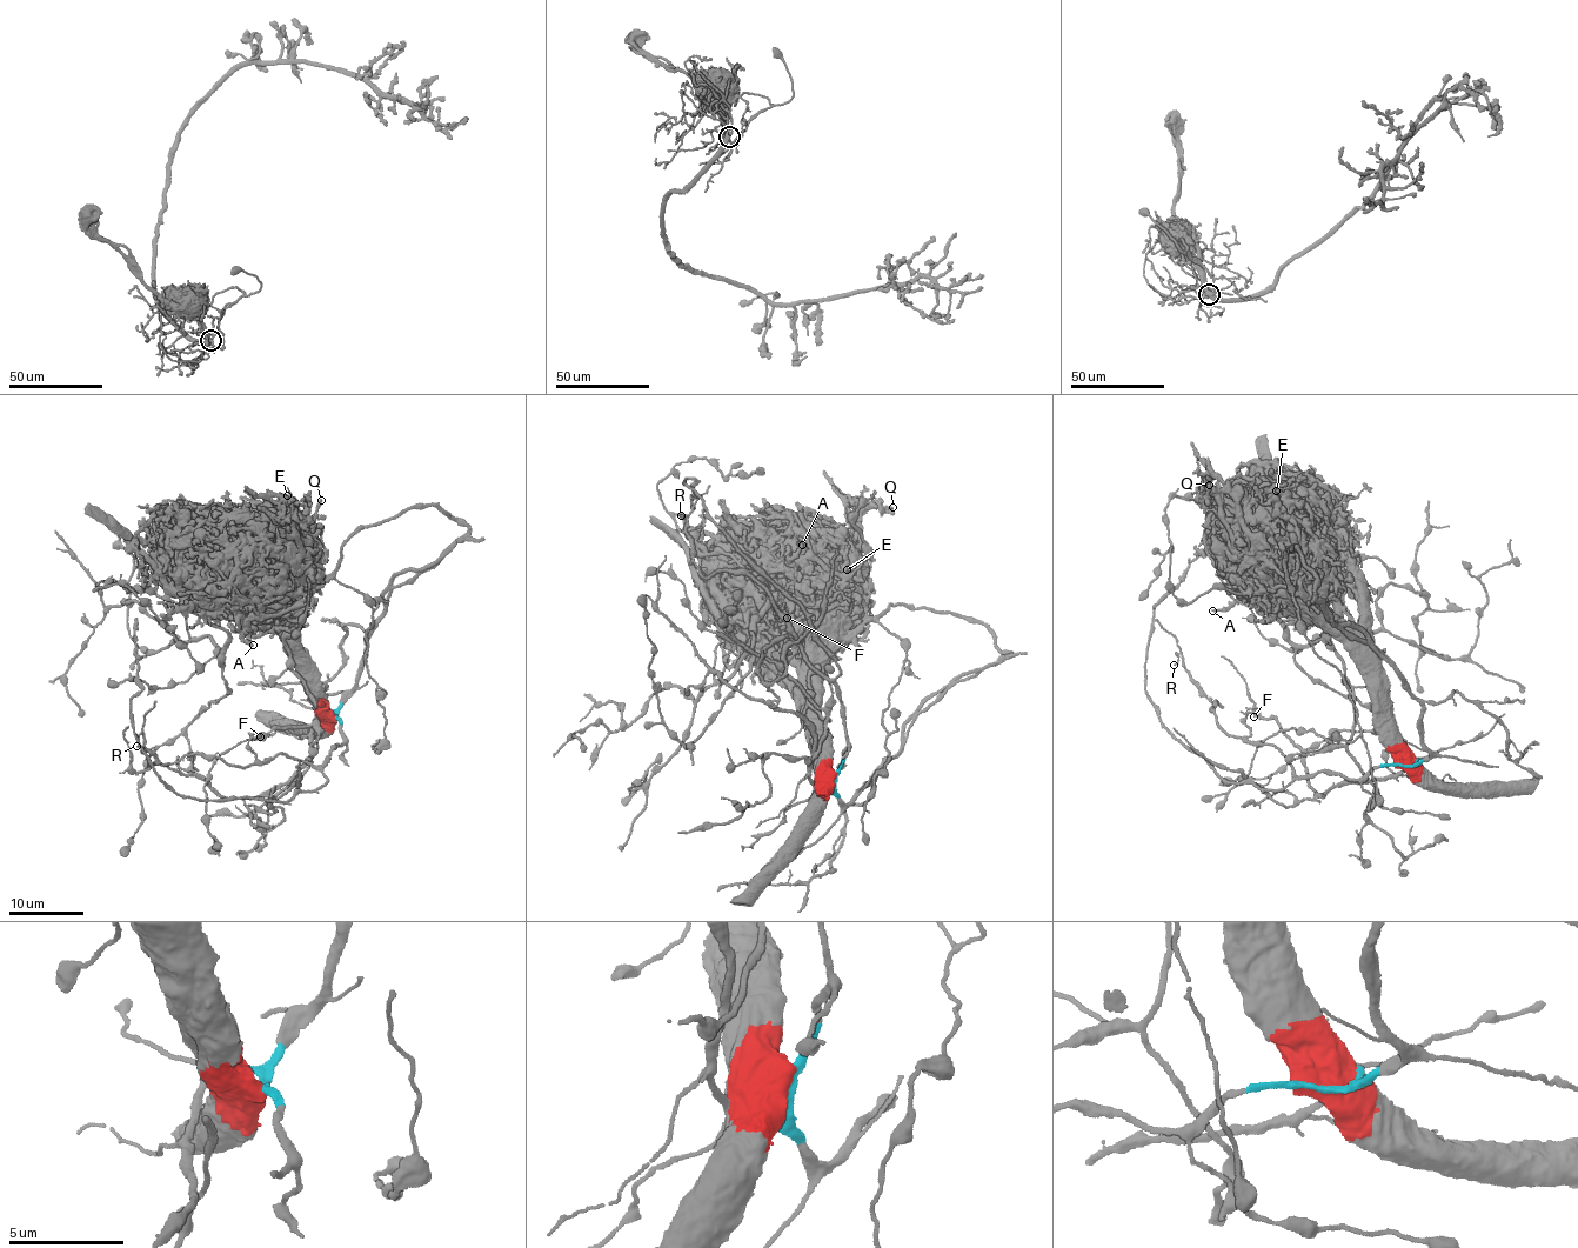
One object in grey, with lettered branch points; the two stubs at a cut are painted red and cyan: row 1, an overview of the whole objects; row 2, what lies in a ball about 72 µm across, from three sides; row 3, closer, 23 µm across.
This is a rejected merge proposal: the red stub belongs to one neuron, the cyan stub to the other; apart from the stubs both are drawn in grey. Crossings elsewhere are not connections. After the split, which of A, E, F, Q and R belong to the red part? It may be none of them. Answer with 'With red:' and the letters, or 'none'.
With red: A, E, Q

